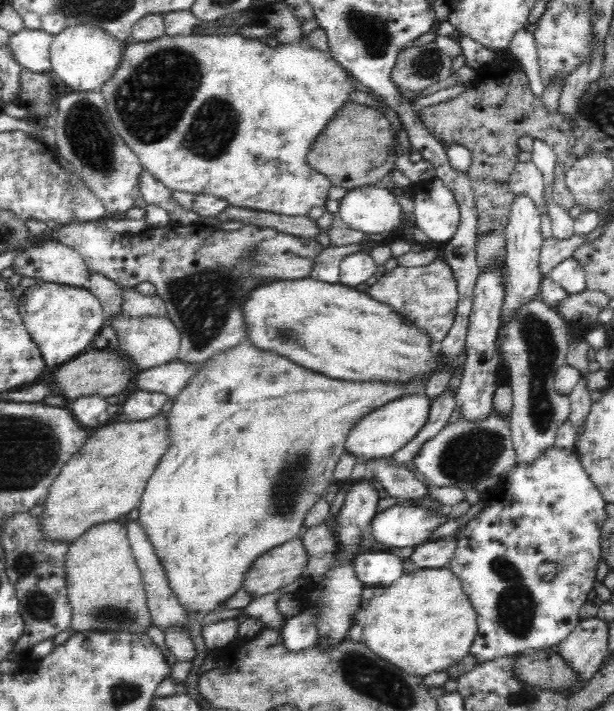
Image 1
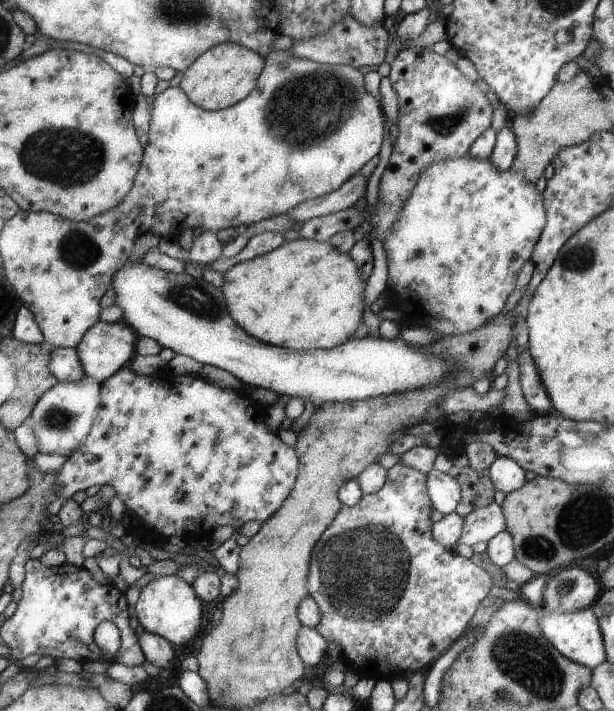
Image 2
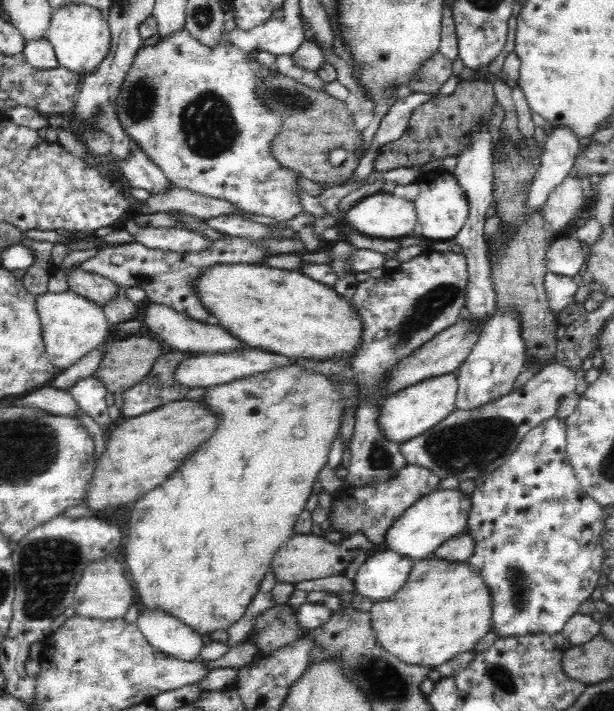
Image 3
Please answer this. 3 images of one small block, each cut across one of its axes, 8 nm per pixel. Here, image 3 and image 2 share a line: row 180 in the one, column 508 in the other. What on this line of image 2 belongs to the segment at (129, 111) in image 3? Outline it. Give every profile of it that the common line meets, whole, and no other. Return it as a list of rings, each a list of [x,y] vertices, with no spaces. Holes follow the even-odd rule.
[[[469,154],[456,159],[446,159],[438,163],[432,163],[420,173],[419,180],[412,194],[400,209],[398,220],[390,228],[390,236],[384,240],[383,249],[386,256],[387,279],[385,292],[387,292],[390,305],[387,308],[402,312],[399,326],[414,327],[424,326],[433,332],[444,335],[462,335],[475,331],[489,320],[493,319],[502,310],[507,296],[514,290],[518,274],[522,271],[526,262],[530,260],[535,243],[542,234],[545,226],[546,209],[542,203],[542,194],[535,188],[535,184],[526,183],[520,173],[513,172],[510,168],[498,171],[489,160],[478,161]]]

